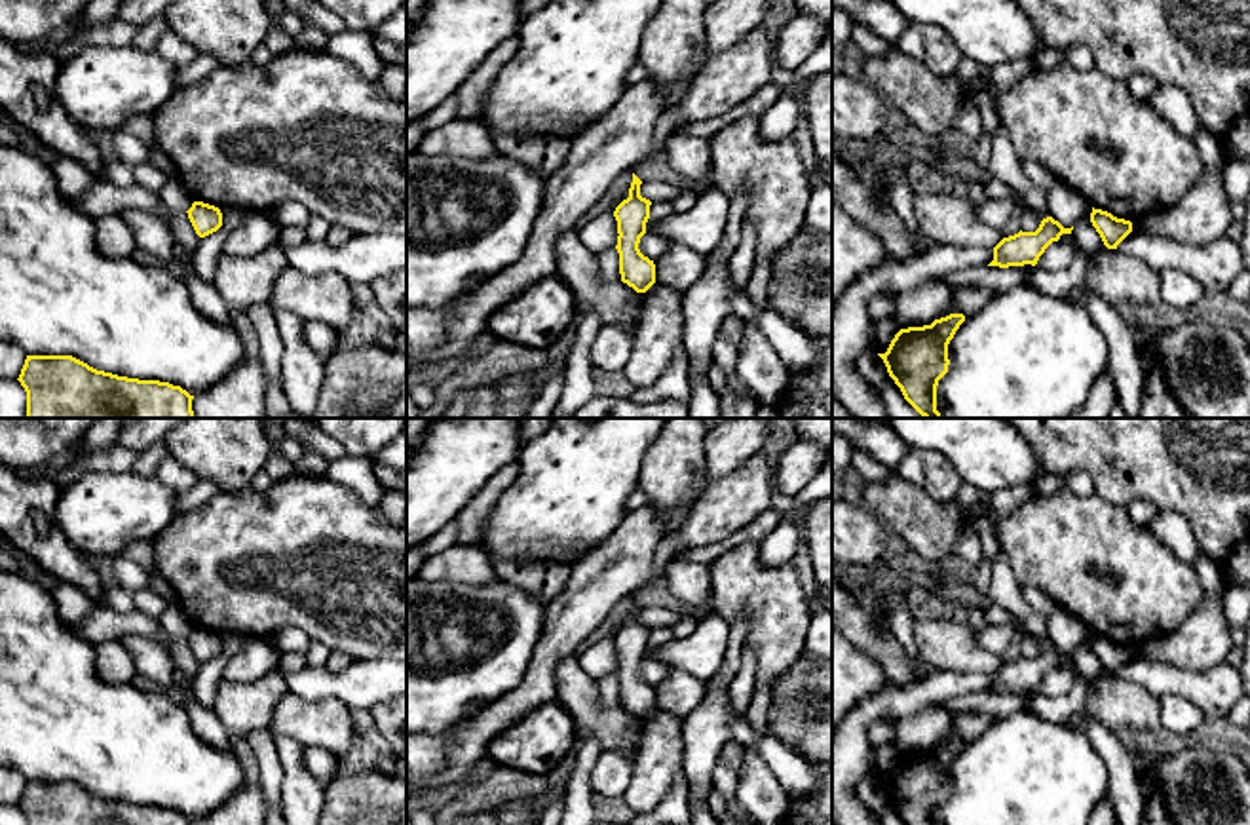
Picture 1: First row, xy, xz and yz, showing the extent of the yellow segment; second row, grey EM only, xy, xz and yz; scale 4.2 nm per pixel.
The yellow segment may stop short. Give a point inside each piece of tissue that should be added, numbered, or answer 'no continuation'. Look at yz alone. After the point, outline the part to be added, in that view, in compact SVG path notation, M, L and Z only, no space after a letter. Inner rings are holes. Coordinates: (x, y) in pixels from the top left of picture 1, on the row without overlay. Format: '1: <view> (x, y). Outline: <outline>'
no continuation

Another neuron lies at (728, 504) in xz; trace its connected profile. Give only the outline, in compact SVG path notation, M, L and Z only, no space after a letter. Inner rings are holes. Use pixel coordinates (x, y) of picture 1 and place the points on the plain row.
M760 449L733 473L710 483L697 496L680 528L657 544L646 585L663 576L674 546L701 547L722 542L767 511L775 490L773 473L773 456Z

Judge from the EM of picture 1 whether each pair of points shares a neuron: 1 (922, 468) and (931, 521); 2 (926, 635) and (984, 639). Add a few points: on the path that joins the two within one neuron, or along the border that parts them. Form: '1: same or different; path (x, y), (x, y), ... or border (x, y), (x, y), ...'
1: different; border (895, 470), (931, 497), (943, 502), (954, 500)
2: different; border (973, 630), (973, 639), (1000, 656)

